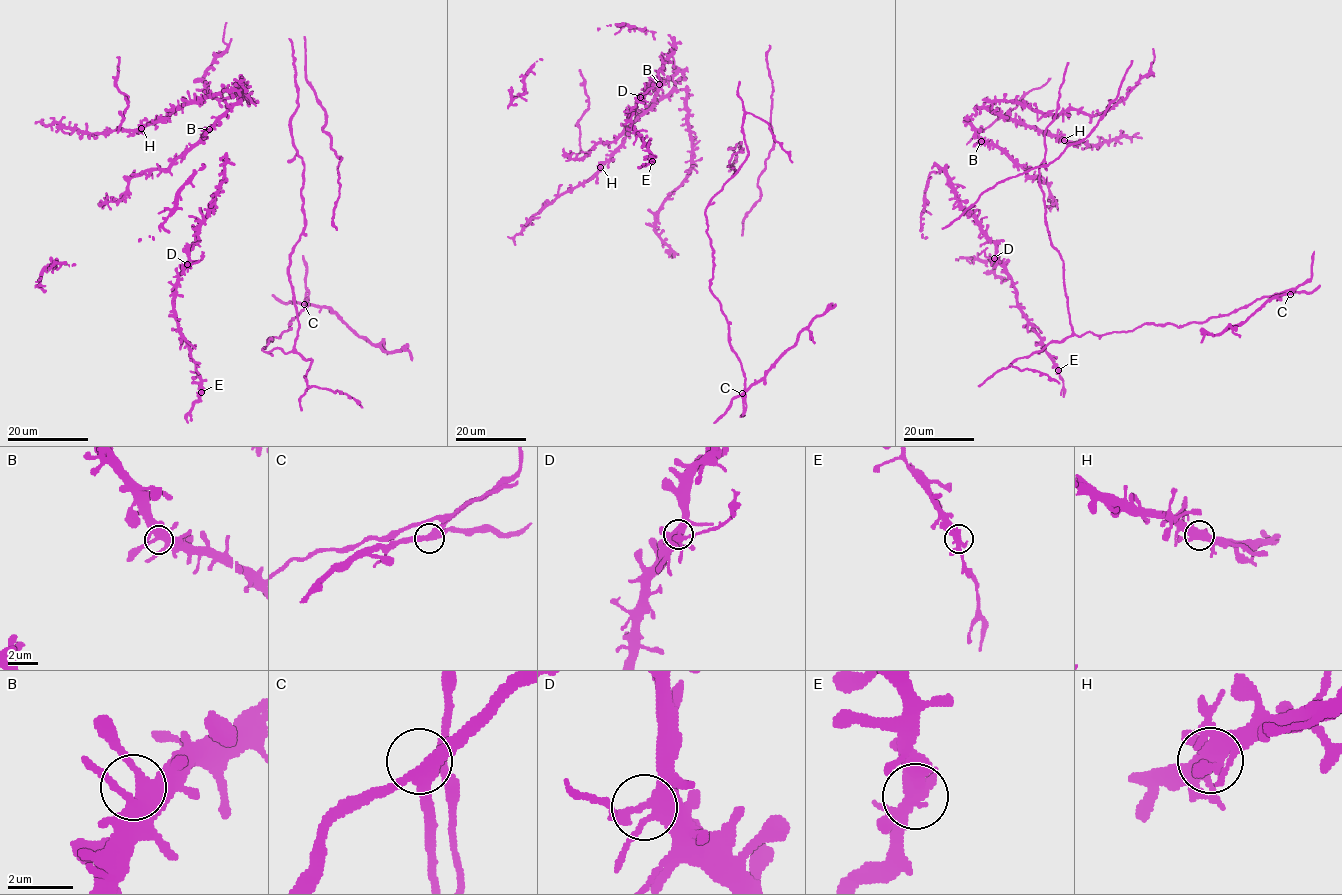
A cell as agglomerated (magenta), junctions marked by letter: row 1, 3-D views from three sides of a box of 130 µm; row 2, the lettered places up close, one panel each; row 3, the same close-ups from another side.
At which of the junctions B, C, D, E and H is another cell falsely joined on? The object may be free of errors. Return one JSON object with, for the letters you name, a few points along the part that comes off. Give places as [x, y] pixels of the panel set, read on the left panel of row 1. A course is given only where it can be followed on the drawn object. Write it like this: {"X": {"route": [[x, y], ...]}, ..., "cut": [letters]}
{"D": {"route": [[187, 264], [200, 260], [202, 252]]}, "cut": ["D"]}

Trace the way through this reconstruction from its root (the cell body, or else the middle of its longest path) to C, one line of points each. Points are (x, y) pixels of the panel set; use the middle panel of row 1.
C: (742, 143), (728, 165), (737, 172), (705, 210), (713, 259), (709, 288), (742, 368), (742, 393)

